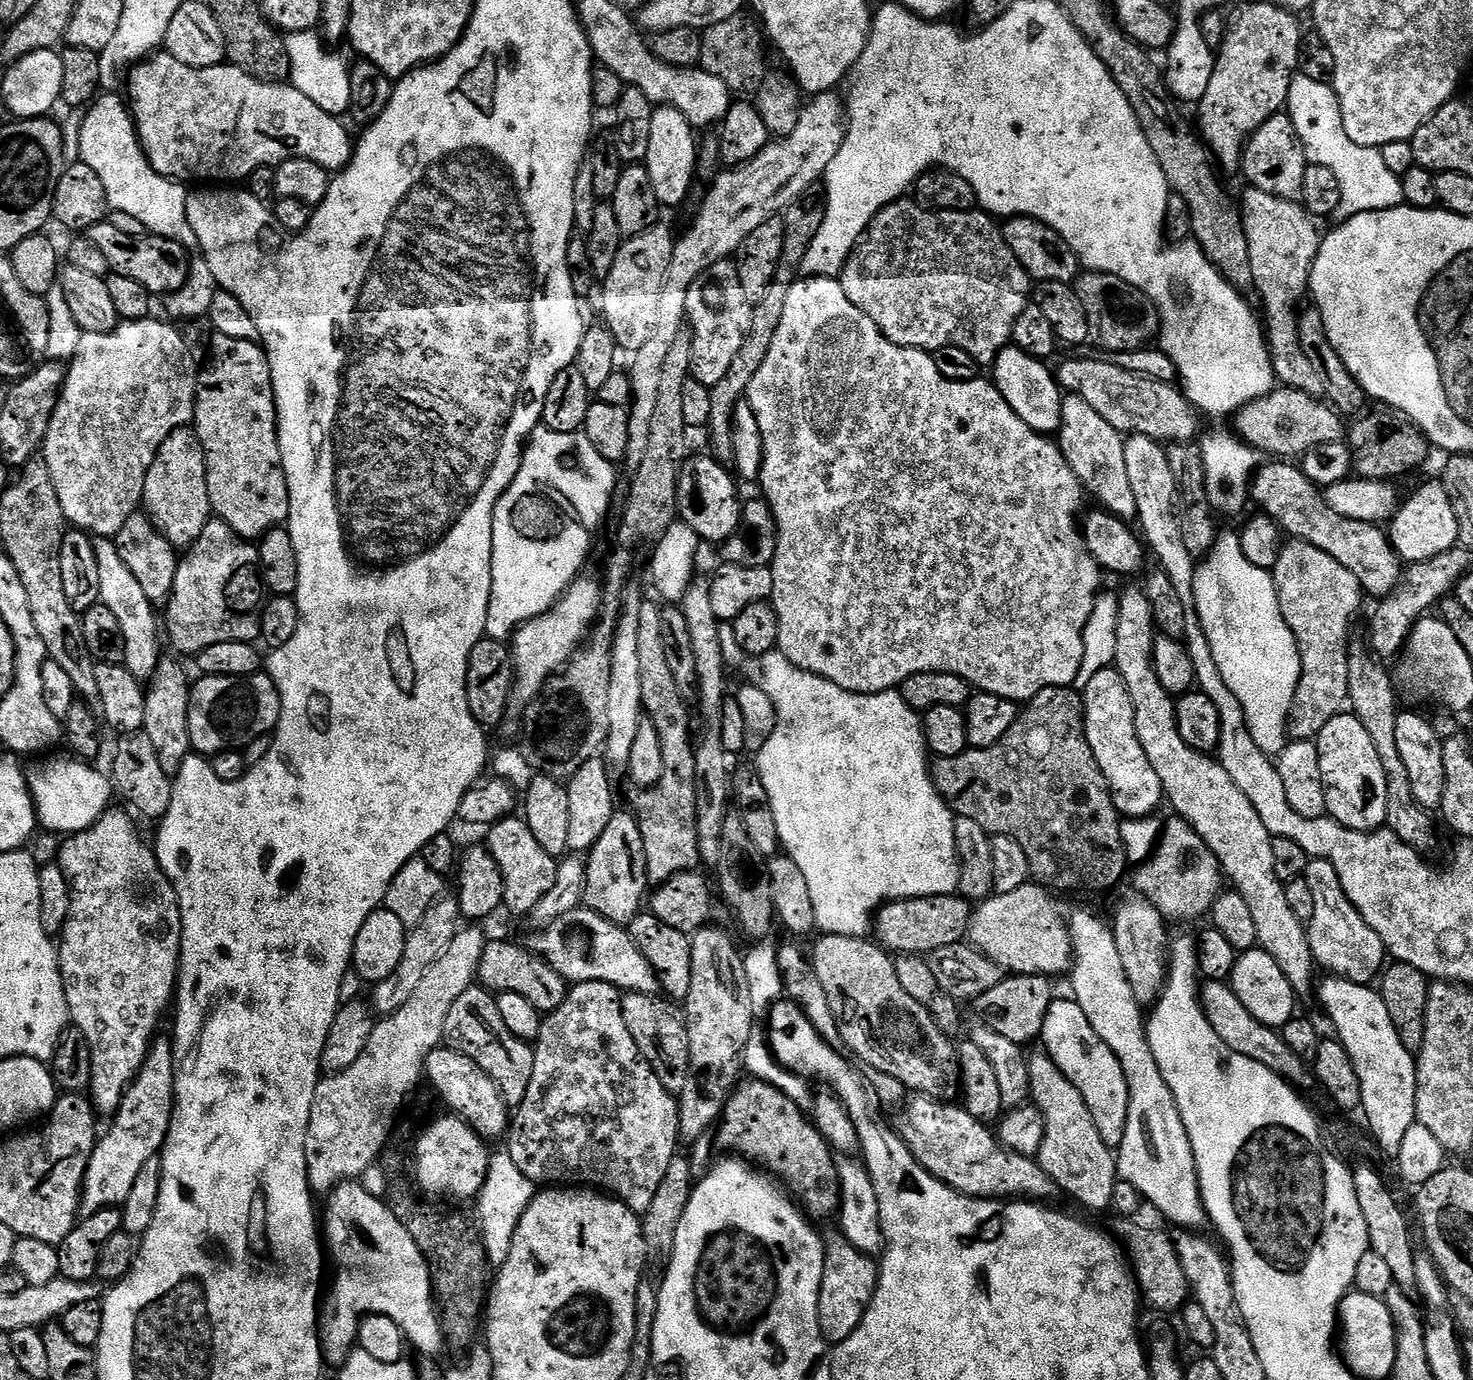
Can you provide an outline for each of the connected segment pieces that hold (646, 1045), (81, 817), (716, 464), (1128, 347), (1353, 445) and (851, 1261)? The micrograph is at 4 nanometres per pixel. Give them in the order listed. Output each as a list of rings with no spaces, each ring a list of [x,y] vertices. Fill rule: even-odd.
[[[630,992],[622,999],[622,1018],[626,1018],[626,1026],[630,1034],[634,1034],[638,1050],[646,1062],[650,1062],[654,1074],[658,1074],[658,1082],[662,1082],[668,1092],[679,1094],[688,1081],[690,1058],[688,1023],[684,1020],[683,1011],[663,995]]]
[[[56,756],[53,760],[37,759],[40,761],[26,772],[36,819],[39,827],[48,832],[75,834],[93,828],[98,818],[109,811],[111,804],[108,803],[114,800],[110,780],[105,773],[103,776],[98,769],[91,768],[91,763],[68,756]]]
[[[689,455],[678,478],[679,519],[695,530],[701,541],[723,545],[742,527],[742,495],[736,489],[737,481],[725,465],[711,455]]]
[[[1081,271],[1074,281],[1078,298],[1086,306],[1086,318],[1090,322],[1090,340],[1094,345],[1105,348],[1109,354],[1133,352],[1147,348],[1157,339],[1160,330],[1160,309],[1149,296],[1134,286],[1114,278],[1114,274]]]
[[[1380,412],[1368,415],[1353,419],[1346,432],[1346,443],[1352,450],[1352,466],[1359,479],[1392,482],[1397,479],[1395,476],[1404,476],[1423,466],[1430,453],[1430,445],[1424,433],[1411,420],[1395,415],[1383,416]]]
[[[839,1230],[824,1240],[824,1277],[818,1298],[820,1329],[829,1345],[841,1344],[862,1322],[876,1293],[880,1269],[871,1255],[855,1249]]]

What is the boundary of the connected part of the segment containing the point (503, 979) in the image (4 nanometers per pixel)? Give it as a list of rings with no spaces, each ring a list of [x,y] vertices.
[[[489,939],[482,950],[482,962],[478,973],[478,980],[483,987],[493,994],[509,992],[522,994],[542,1014],[558,1010],[566,998],[570,987],[568,981],[558,974],[541,956],[537,956],[531,947],[511,944],[508,940]]]

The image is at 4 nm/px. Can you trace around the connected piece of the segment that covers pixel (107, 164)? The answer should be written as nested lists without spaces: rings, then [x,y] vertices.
[[[116,94],[97,95],[91,107],[83,113],[80,160],[101,178],[105,200],[112,212],[131,214],[146,226],[149,234],[178,242],[185,250],[195,249],[196,235],[190,230],[184,213],[189,189],[184,189],[187,187],[183,183],[166,179],[150,166],[136,134],[129,105],[121,100]]]

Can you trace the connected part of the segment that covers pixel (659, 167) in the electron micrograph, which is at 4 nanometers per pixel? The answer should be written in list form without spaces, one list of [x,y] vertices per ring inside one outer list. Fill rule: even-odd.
[[[660,106],[653,111],[646,167],[654,186],[654,194],[665,209],[678,207],[692,188],[692,179],[696,176],[696,168],[698,169],[698,140],[696,144],[692,135],[693,126],[679,110]]]

